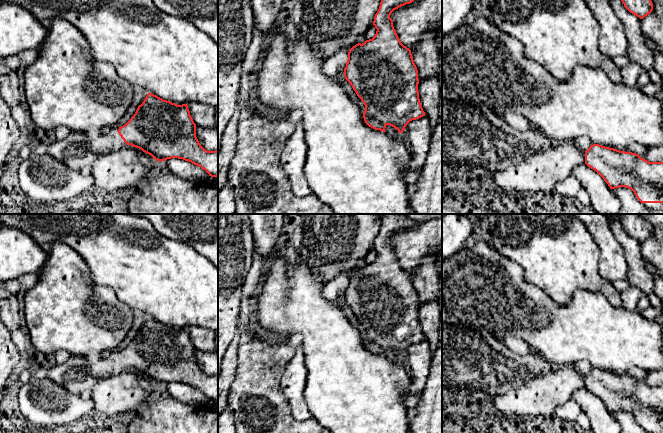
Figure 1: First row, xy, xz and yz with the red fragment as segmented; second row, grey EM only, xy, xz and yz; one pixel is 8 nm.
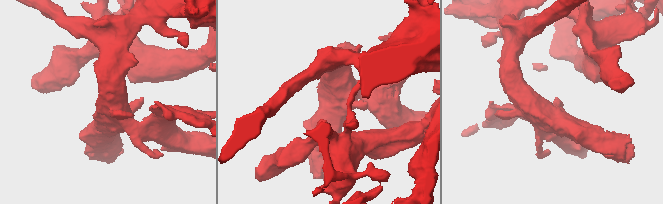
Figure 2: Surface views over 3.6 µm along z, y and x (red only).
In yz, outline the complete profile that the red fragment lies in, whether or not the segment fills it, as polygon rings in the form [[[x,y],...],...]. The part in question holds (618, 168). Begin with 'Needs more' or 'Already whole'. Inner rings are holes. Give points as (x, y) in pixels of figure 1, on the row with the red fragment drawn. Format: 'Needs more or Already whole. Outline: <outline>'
Needs more. Outline: [[[593,144],[585,151],[585,164],[595,170],[610,189],[629,188],[647,208],[663,210],[663,162],[649,162],[636,153]]]

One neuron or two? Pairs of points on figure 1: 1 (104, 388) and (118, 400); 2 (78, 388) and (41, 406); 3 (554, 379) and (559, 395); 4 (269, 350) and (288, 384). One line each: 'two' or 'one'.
1: one
2: two
3: one
4: two

